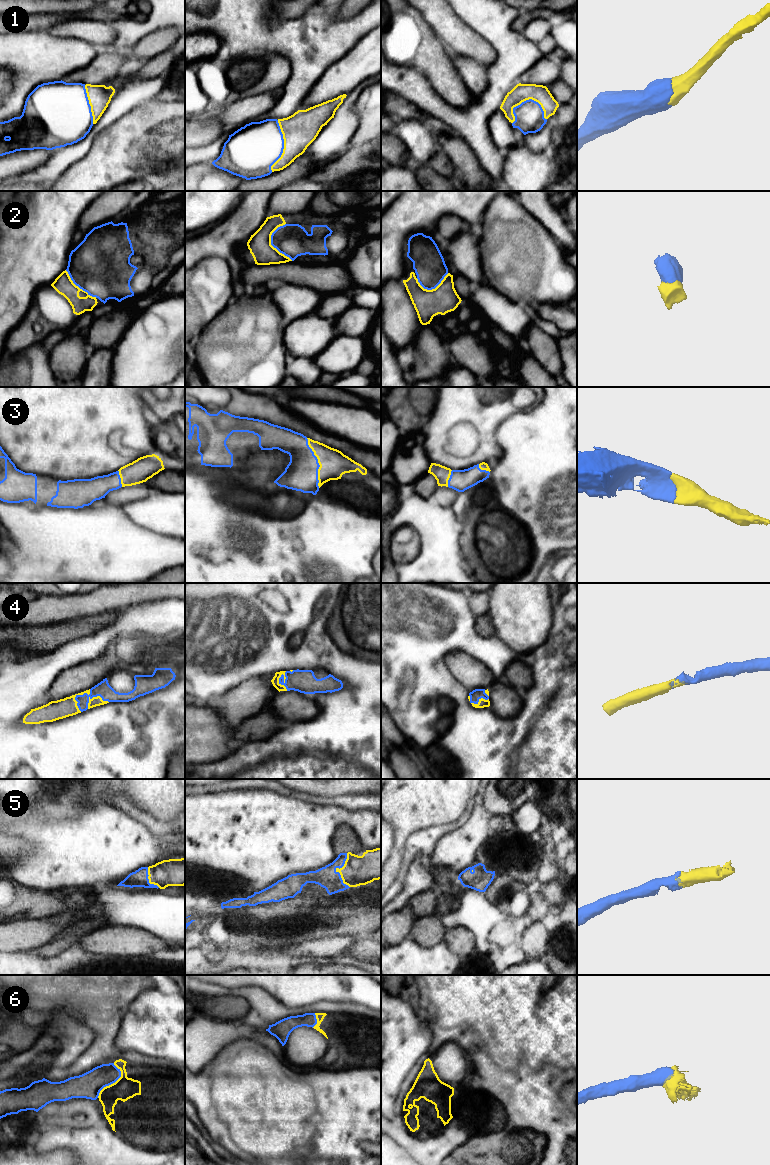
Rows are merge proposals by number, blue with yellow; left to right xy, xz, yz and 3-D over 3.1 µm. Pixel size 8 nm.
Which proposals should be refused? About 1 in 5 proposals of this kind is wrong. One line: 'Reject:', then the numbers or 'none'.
Reject: none

